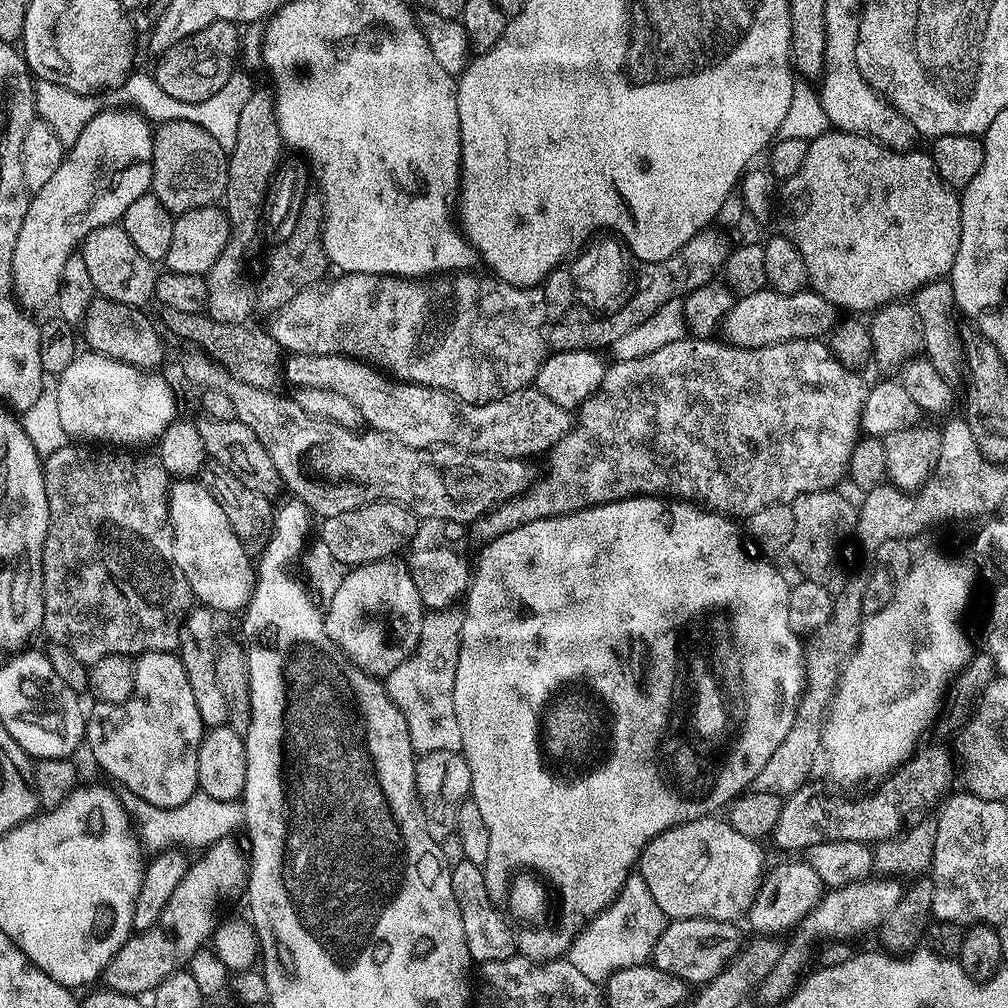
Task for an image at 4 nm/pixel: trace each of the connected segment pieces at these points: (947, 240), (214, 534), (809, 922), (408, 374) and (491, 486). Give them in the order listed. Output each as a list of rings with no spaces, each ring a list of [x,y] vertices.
[[[829,130],[824,132],[820,137],[815,137],[809,143],[806,150],[806,162],[802,162],[802,170],[798,170],[798,174],[794,174],[789,180],[783,181],[782,187],[778,192],[778,220],[780,216],[779,231],[789,240],[794,242],[794,246],[798,246],[798,254],[802,254],[802,262],[806,262],[806,270],[808,271],[808,282],[811,291],[818,293],[822,298],[826,298],[837,310],[846,311],[848,314],[871,314],[878,308],[885,308],[888,304],[894,304],[903,301],[905,298],[911,297],[922,286],[926,286],[931,280],[939,280],[947,277],[954,266],[954,258],[958,254],[958,246],[960,245],[960,198],[953,189],[941,180],[938,170],[934,166],[931,155],[927,151],[913,150],[911,152],[895,152],[878,143],[877,140],[871,140],[868,136],[860,136],[857,132],[841,132],[839,130]]]
[[[196,478],[177,479],[168,489],[168,517],[174,538],[174,562],[186,574],[193,597],[216,614],[239,613],[247,608],[256,589],[254,560],[238,542],[238,534],[230,530],[226,513],[207,483]]]
[[[869,878],[859,880],[858,882],[850,882],[841,888],[828,888],[818,903],[810,910],[810,914],[806,914],[806,918],[802,918],[802,922],[796,925],[790,936],[792,941],[789,944],[785,943],[783,945],[774,970],[770,970],[770,974],[766,974],[766,978],[760,983],[758,997],[760,996],[761,1002],[778,1006],[796,991],[798,985],[809,971],[808,963],[811,962],[812,955],[816,952],[816,944],[821,943],[820,945],[823,945],[825,942],[853,942],[852,940],[858,939],[859,936],[866,935],[871,928],[872,931],[879,929],[881,922],[886,918],[886,914],[890,914],[890,910],[894,910],[894,906],[898,906],[898,898],[901,891],[901,881],[896,878]]]
[[[723,231],[699,232],[682,250],[662,262],[654,262],[643,274],[646,304],[611,318],[598,318],[574,303],[572,272],[555,268],[540,284],[532,288],[510,286],[491,274],[475,276],[475,271],[455,274],[428,274],[423,278],[388,276],[369,272],[345,272],[337,280],[306,286],[290,302],[277,308],[271,317],[270,334],[288,354],[338,354],[353,356],[405,384],[421,384],[449,392],[467,404],[490,404],[499,401],[535,381],[538,370],[554,352],[586,352],[607,349],[622,334],[646,322],[655,311],[706,282],[717,279],[730,251]]]
[[[196,355],[200,356],[192,356],[184,364],[185,378],[200,384],[201,389],[217,388],[229,396],[230,402],[234,402],[236,419],[258,434],[258,442],[262,442],[262,446],[266,446],[266,454],[274,458],[283,487],[287,491],[289,488],[291,495],[306,505],[309,513],[316,515],[317,512],[317,517],[342,514],[363,504],[372,504],[375,500],[394,500],[397,504],[410,506],[420,518],[433,516],[436,520],[472,522],[477,516],[491,511],[493,506],[519,495],[527,485],[525,463],[521,459],[505,460],[502,456],[464,452],[449,444],[437,444],[435,448],[411,448],[381,432],[343,428],[329,420],[318,420],[306,414],[304,407],[295,399],[288,397],[287,400],[279,396],[279,391],[255,388],[253,384],[234,378],[211,355]]]

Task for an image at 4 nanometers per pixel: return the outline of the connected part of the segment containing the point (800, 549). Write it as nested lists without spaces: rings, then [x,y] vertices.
[[[839,491],[807,492],[798,494],[791,502],[794,510],[794,538],[790,538],[786,552],[792,561],[802,570],[805,580],[818,582],[829,590],[843,588],[846,571],[840,565],[840,547],[847,536],[856,531],[857,509],[848,500],[839,496]]]

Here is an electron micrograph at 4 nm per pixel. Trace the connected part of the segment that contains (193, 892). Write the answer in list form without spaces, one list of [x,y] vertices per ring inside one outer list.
[[[231,835],[214,842],[210,847],[199,853],[197,860],[193,859],[188,865],[182,882],[170,894],[170,902],[166,910],[162,910],[162,918],[150,930],[139,934],[129,935],[128,940],[114,954],[111,962],[104,967],[102,984],[105,989],[114,992],[125,992],[127,996],[139,997],[140,992],[151,993],[172,972],[183,969],[188,960],[199,948],[205,947],[211,941],[213,932],[216,931],[218,917],[221,915],[220,904],[227,902],[231,896],[236,896],[245,891],[248,883],[249,857],[240,849],[238,841]]]

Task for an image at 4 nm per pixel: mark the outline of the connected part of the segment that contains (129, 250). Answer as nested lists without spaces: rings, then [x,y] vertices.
[[[119,223],[107,224],[91,232],[82,245],[82,255],[90,269],[90,282],[94,282],[97,297],[139,309],[155,297],[157,269],[152,269],[155,268],[153,261],[138,251],[138,246],[130,242],[130,234],[126,234]]]

